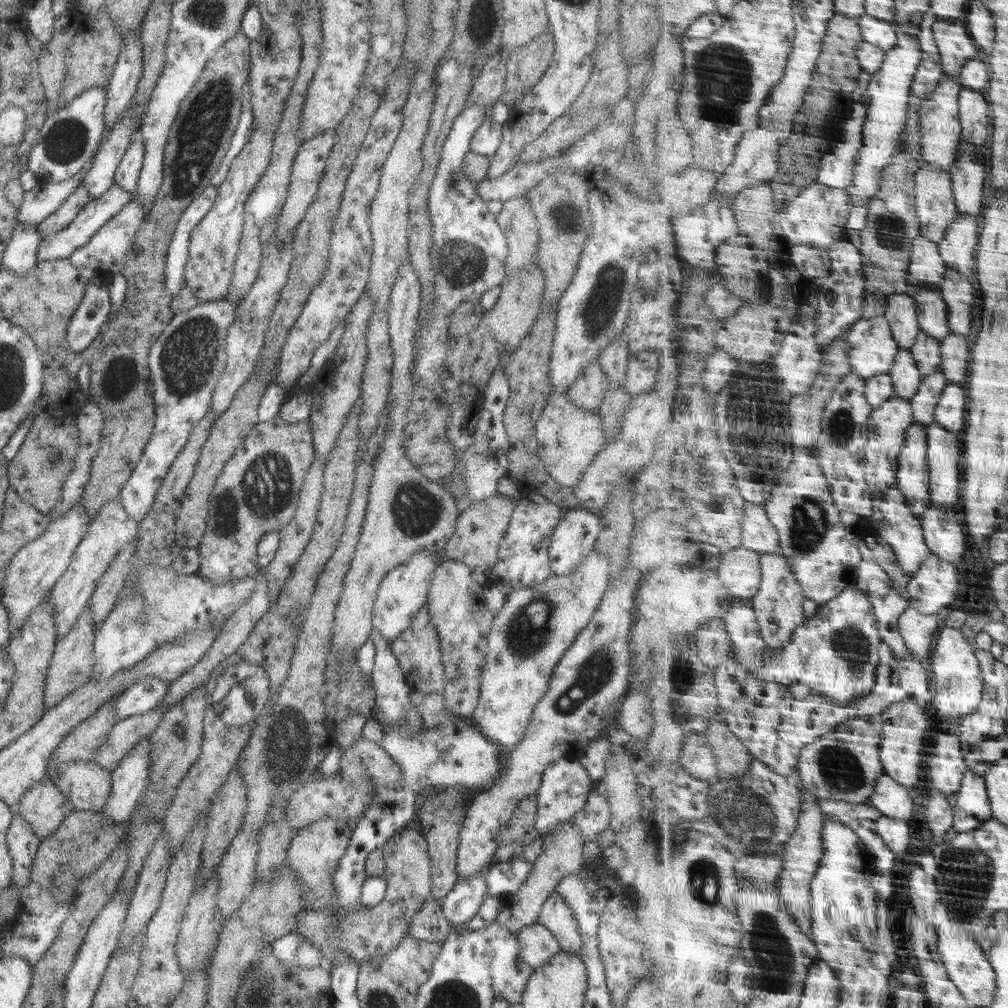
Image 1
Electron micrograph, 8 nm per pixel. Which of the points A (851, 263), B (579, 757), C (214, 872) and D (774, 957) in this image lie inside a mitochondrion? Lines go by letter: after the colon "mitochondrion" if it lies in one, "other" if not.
A: other
B: other
C: other
D: mitochondrion

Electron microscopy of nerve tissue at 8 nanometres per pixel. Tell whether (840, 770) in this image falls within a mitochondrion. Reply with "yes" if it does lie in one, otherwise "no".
yes

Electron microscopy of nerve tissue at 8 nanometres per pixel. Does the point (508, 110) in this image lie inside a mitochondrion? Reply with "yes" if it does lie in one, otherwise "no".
no

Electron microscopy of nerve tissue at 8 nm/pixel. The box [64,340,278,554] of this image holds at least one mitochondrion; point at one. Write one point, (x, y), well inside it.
(121, 374)

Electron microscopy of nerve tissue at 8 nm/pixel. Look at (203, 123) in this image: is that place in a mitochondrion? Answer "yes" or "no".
yes

